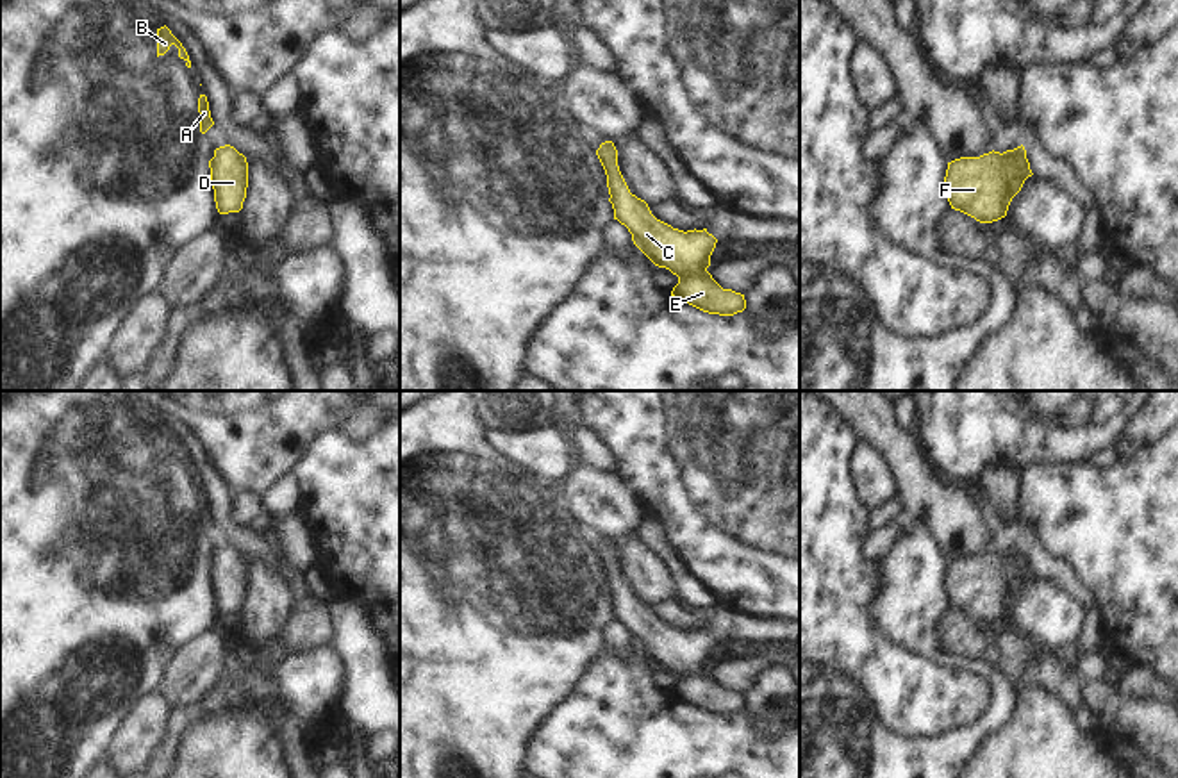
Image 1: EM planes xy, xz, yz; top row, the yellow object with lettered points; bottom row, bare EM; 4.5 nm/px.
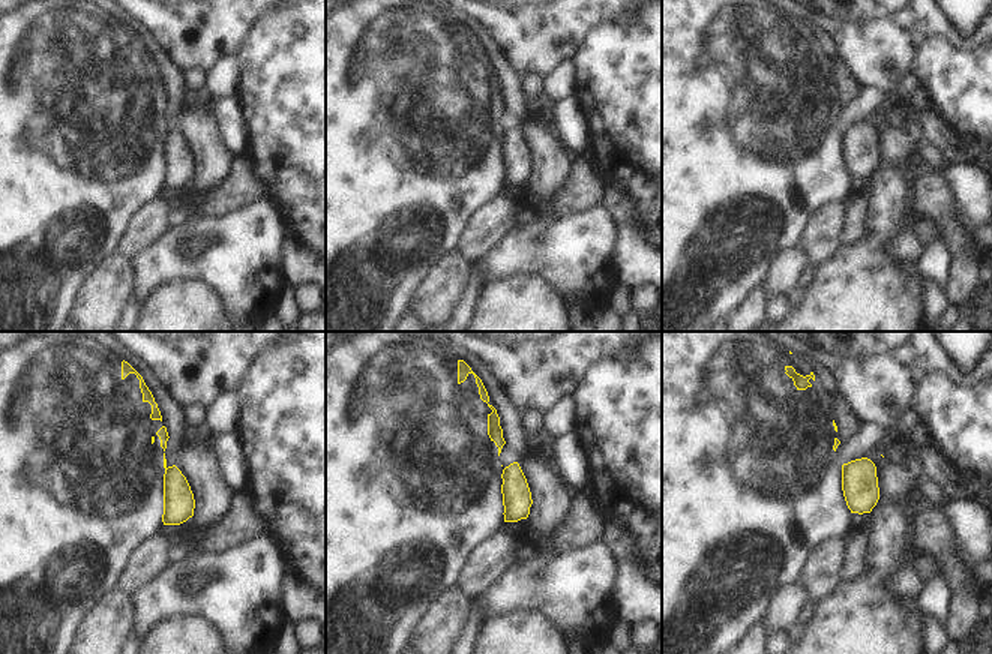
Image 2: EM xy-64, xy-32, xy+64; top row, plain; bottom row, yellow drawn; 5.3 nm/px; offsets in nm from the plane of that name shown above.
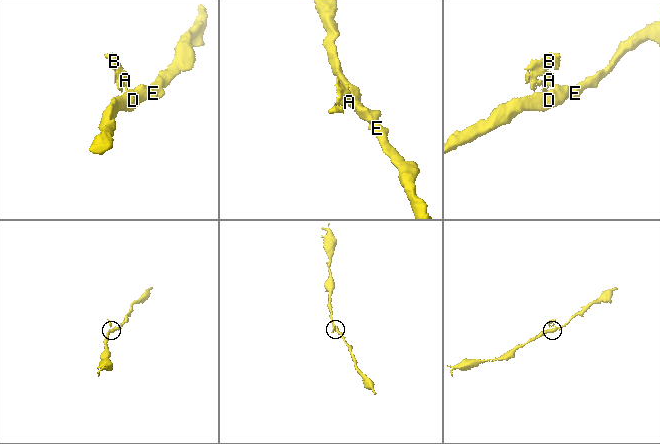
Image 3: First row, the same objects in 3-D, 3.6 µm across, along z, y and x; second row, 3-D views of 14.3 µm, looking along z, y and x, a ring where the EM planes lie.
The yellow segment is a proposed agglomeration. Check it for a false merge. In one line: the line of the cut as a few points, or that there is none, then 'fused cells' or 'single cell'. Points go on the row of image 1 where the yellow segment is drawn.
cut in xy along (211, 161), (209, 166); fused cells

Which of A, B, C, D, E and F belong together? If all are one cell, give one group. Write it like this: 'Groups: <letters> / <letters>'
Groups: A B / C D E F

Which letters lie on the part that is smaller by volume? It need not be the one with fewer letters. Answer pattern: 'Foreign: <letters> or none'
Foreign: A, B

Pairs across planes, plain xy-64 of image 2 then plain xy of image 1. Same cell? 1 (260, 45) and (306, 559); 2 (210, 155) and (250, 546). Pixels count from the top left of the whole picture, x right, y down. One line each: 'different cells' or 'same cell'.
1: different cells
2: different cells

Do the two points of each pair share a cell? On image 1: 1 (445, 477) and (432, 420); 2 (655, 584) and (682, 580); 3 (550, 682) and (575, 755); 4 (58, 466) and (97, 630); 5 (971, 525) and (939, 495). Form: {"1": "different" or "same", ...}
{"1": "same", "2": "different", "3": "different", "4": "same", "5": "same"}

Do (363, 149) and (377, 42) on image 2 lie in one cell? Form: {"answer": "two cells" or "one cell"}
{"answer": "one cell"}

